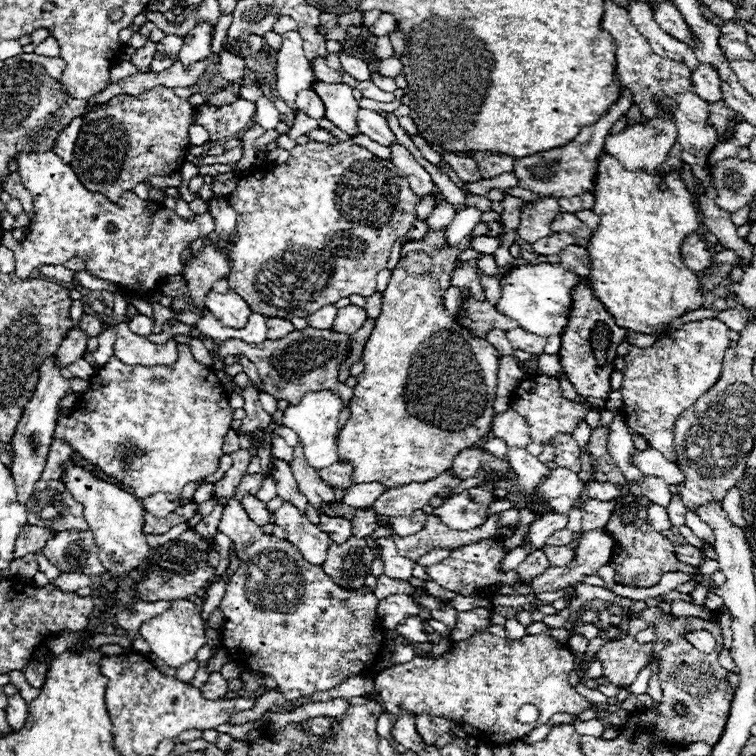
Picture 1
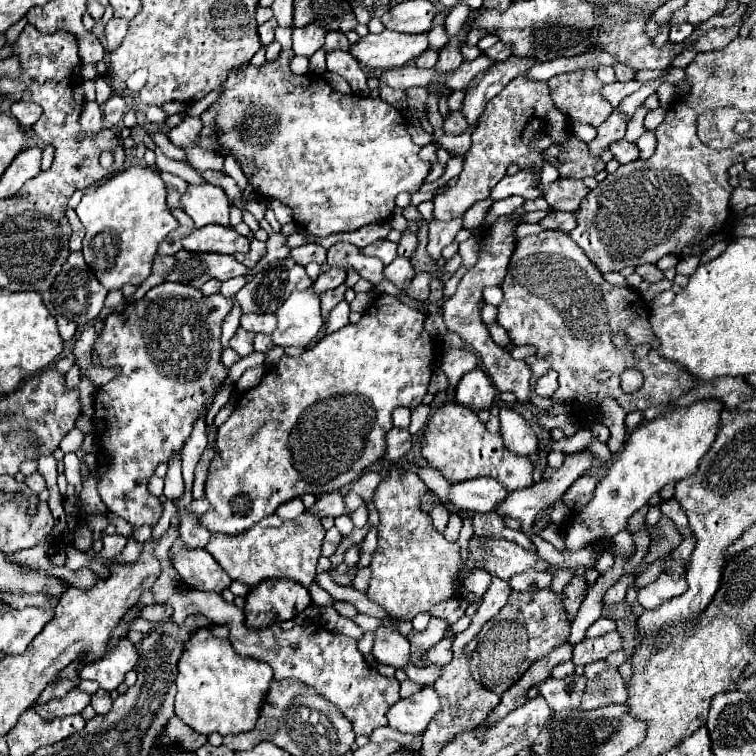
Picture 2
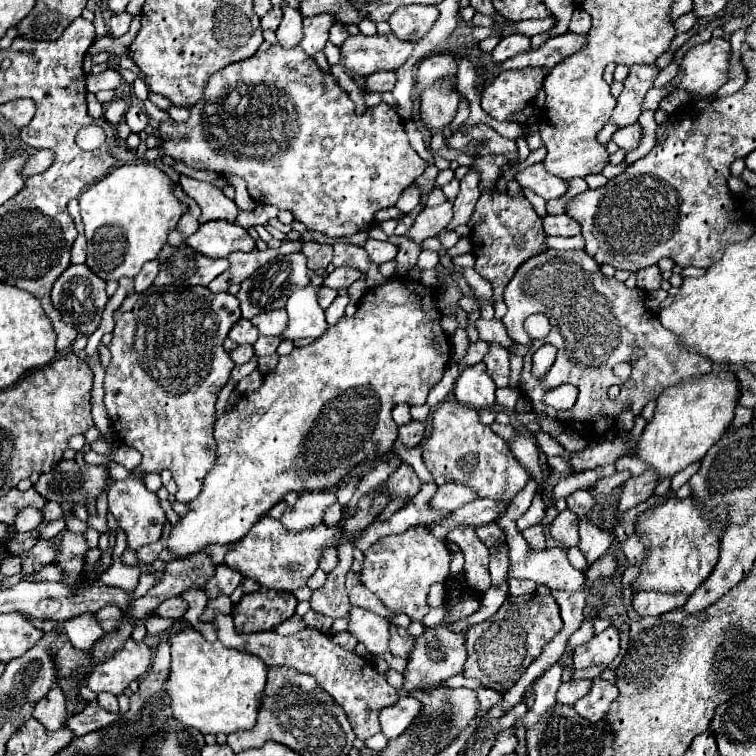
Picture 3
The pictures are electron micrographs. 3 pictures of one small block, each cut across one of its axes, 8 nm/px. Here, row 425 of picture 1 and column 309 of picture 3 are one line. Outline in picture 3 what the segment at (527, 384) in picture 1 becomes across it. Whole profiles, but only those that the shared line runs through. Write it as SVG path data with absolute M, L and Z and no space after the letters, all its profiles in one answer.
M270 516L262 518L252 526L252 530L238 542L234 542L226 556L224 564L232 570L238 570L244 578L256 580L260 586L274 588L274 590L290 590L306 586L308 578L314 574L320 562L320 552L330 546L330 542L344 540L344 534L336 528L328 528L324 524L318 524L314 528L306 528L300 532L286 530L280 520L274 520Z

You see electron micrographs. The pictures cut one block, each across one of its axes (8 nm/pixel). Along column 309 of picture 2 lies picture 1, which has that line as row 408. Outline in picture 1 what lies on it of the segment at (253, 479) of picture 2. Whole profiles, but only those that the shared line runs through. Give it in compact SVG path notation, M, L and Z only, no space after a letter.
M478 222L458 246L450 248L444 240L444 230L430 230L418 242L408 242L402 248L402 258L392 270L392 278L382 292L382 314L376 318L374 330L364 346L362 360L366 370L358 376L354 398L350 400L350 418L338 434L338 456L354 466L354 482L382 482L386 488L404 486L410 482L426 482L444 470L452 468L458 452L478 446L492 428L494 400L498 386L496 348L472 336L456 324L444 306L444 292L452 286L452 272L460 266L460 252L472 248L474 236L486 236L488 224Z

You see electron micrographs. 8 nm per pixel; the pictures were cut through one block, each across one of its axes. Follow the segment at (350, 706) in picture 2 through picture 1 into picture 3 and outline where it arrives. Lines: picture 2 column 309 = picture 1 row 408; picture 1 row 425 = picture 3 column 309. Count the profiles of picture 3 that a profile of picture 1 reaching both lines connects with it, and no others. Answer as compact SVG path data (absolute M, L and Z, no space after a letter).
M214 612L214 618L210 620L210 624L214 624L218 628L216 630L218 640L222 644L226 644L228 648L254 654L254 656L262 658L266 666L286 666L286 668L294 668L298 672L314 676L318 680L318 684L334 698L334 702L344 708L344 712L360 740L368 740L370 736L380 732L380 722L378 722L380 710L384 706L398 702L398 698L400 698L398 690L388 684L384 674L376 672L374 666L368 664L364 658L360 658L356 652L338 646L336 642L332 642L330 636L326 636L324 632L320 632L316 628L304 628L290 636L282 636L276 630L240 634L234 628L232 614L222 614L222 612Z

